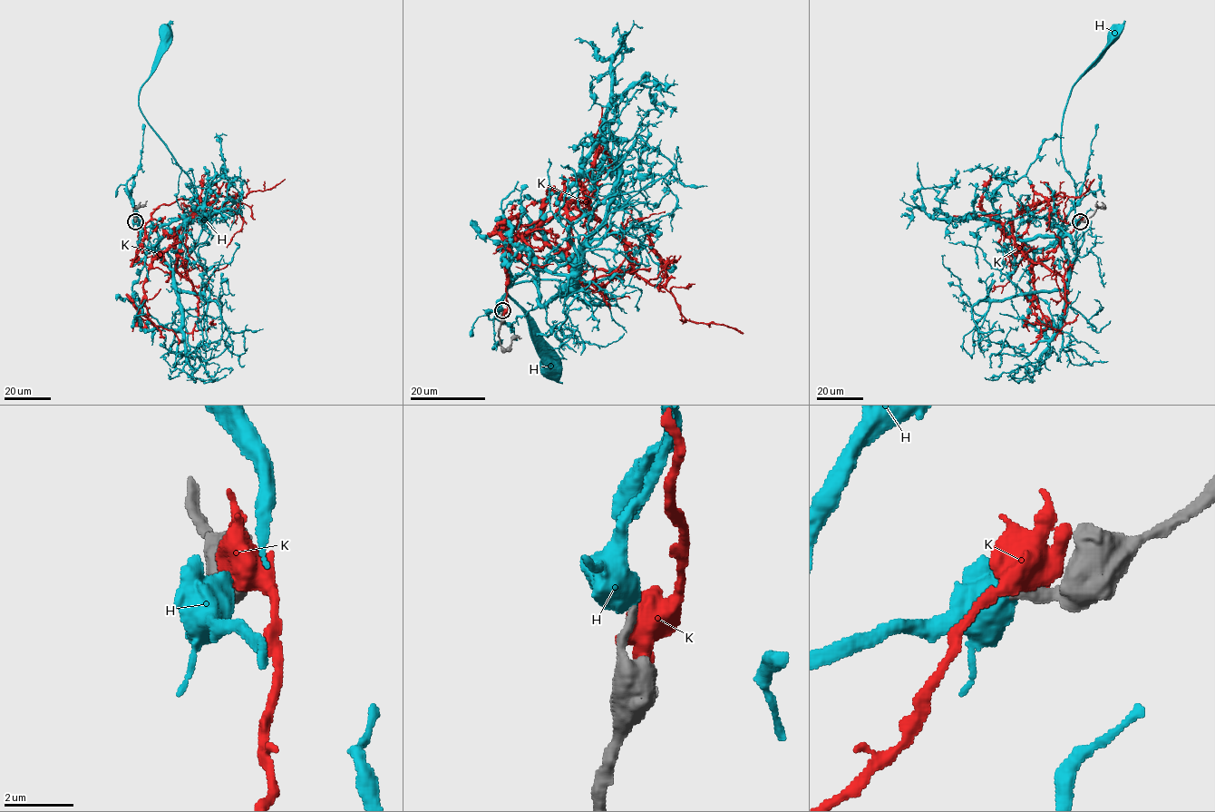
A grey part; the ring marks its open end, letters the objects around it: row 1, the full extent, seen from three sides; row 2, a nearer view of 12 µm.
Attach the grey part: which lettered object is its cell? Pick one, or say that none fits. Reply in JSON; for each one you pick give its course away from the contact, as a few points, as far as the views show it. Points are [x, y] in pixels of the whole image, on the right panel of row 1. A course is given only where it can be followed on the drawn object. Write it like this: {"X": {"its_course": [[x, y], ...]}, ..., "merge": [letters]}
{"H": {"its_course": [[1080, 220], [1059, 230], [1057, 224], [1076, 250], [1070, 269], [1075, 187], [1061, 123], [1073, 85], [1112, 34]]}, "merge": ["H"]}

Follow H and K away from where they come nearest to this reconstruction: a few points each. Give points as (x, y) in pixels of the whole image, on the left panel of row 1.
H: (135, 220), (141, 230), (155, 226), (172, 269), (201, 229), (191, 179), (139, 106), (165, 34)
K: (135, 220), (136, 257), (149, 265), (175, 241), (189, 215), (215, 199), (160, 205), (130, 267)

